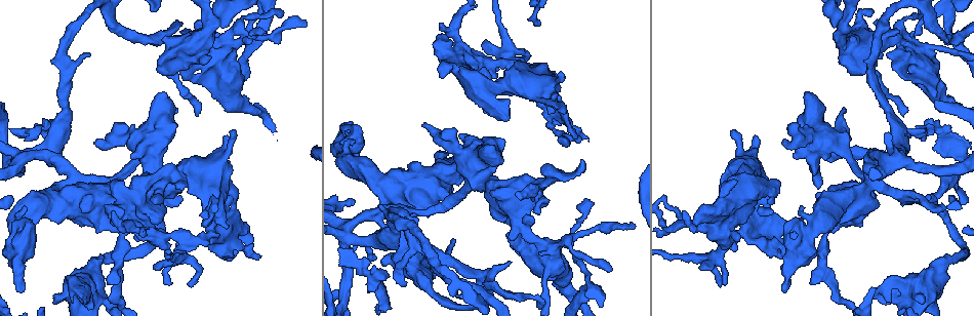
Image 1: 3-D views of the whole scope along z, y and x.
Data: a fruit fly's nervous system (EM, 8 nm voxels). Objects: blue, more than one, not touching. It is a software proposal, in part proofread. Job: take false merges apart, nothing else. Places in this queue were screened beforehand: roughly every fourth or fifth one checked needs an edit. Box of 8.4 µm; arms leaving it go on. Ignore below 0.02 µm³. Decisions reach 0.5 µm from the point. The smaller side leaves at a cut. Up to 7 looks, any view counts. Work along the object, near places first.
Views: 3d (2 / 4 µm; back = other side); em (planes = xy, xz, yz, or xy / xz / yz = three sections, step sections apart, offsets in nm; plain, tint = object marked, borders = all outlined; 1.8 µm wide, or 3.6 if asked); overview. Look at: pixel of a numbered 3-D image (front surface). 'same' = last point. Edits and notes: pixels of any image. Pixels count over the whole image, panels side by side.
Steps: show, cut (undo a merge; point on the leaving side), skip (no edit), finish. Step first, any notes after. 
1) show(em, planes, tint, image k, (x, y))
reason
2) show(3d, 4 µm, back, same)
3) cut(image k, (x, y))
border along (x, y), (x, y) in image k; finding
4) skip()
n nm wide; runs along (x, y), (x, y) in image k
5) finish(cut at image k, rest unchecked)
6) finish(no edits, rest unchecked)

show(3d, 4 µm, image 1, (507, 56))
sharp bend

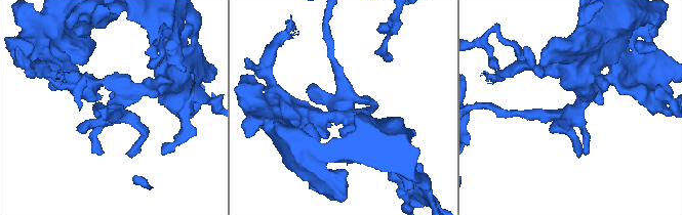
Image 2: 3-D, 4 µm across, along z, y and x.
show(em, planes, plain, image 2, (577, 101))

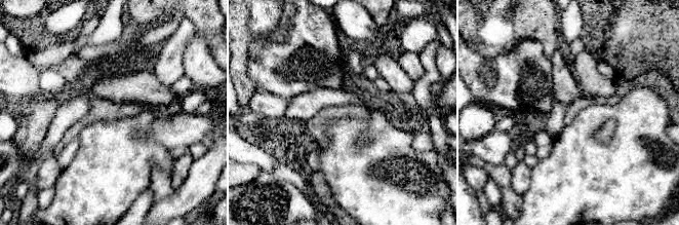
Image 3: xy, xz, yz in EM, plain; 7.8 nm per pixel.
show(em, planes, tint, same)

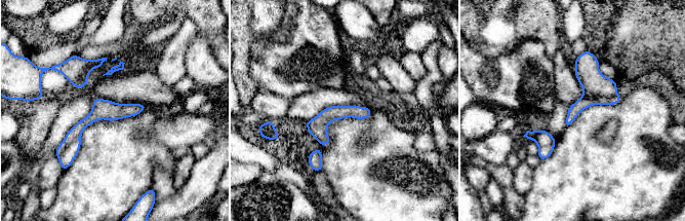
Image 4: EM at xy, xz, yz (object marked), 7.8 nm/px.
cut(image 4, (70, 153))
border along (78, 137), (58, 156) in image 4; two neurons meet here

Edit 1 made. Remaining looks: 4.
show(3d, 2 µm, back, image 1, (239, 221))
a narrow waist

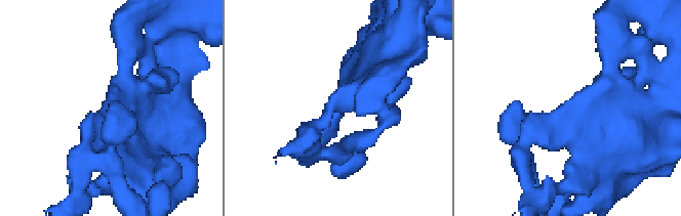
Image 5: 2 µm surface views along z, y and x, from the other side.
show(em, planes, tint, image 5, (106, 103))
shape alone is not enough

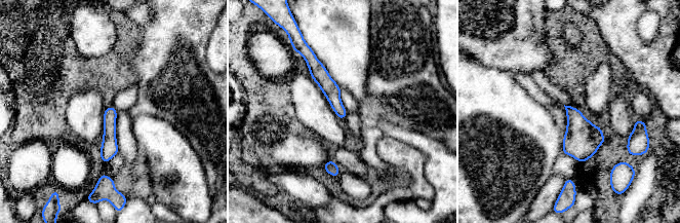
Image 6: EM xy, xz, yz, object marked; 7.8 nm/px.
skip()
110 nm wide; runs along (311, 59), (330, 88), (343, 116) in image 6; one neuron here

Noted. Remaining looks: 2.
show(3d, 2 µm, back, image 1, (929, 128))
abrupt turn

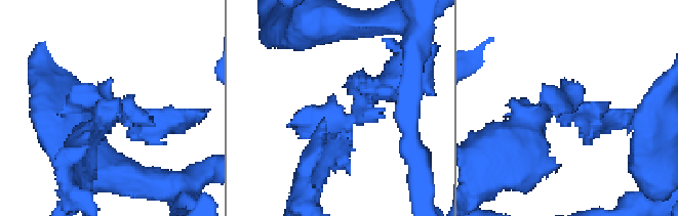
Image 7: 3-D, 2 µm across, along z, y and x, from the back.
show(em, planes, tint, image 7, (106, 107))
arms of 180, 260 nm; now the EM

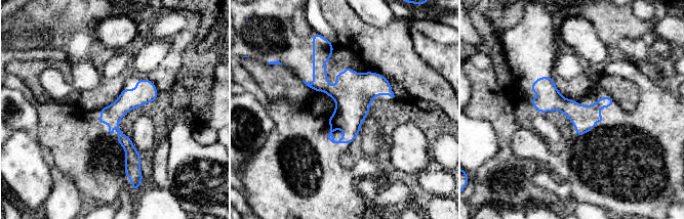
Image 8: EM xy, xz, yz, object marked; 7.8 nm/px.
skip()
160 nm wide; runs along (148, 82), (116, 115), (130, 166) in image 8; one neuron here

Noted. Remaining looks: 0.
finish(cut at image 4, rest unchecked)

